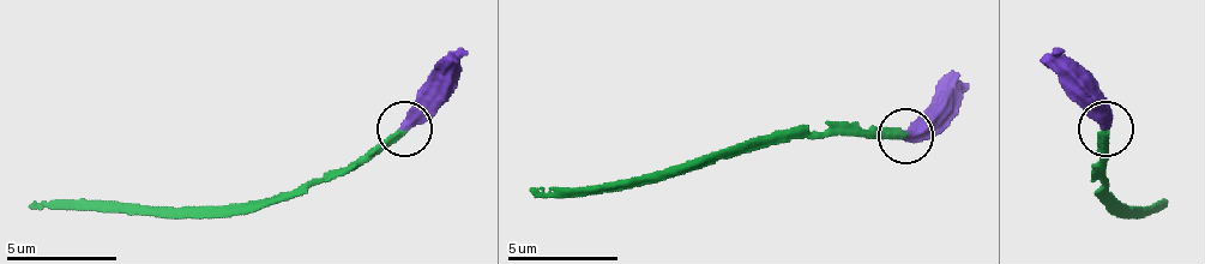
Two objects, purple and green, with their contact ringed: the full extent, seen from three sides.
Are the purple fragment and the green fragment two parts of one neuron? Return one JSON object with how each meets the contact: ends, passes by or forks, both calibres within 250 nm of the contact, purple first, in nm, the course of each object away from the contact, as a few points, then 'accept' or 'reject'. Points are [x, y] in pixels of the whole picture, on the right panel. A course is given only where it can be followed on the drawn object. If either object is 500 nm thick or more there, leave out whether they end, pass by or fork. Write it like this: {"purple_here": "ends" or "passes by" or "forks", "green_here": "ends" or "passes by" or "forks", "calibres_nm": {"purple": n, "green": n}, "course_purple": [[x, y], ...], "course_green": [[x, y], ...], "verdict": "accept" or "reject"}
{"calibres_nm": {"purple": 550, "green": 360}, "course_purple": [[1107, 130], [1096, 91], [1052, 47]], "course_green": [[1107, 130], [1107, 191], [1124, 208], [1162, 208]], "verdict": "accept"}

